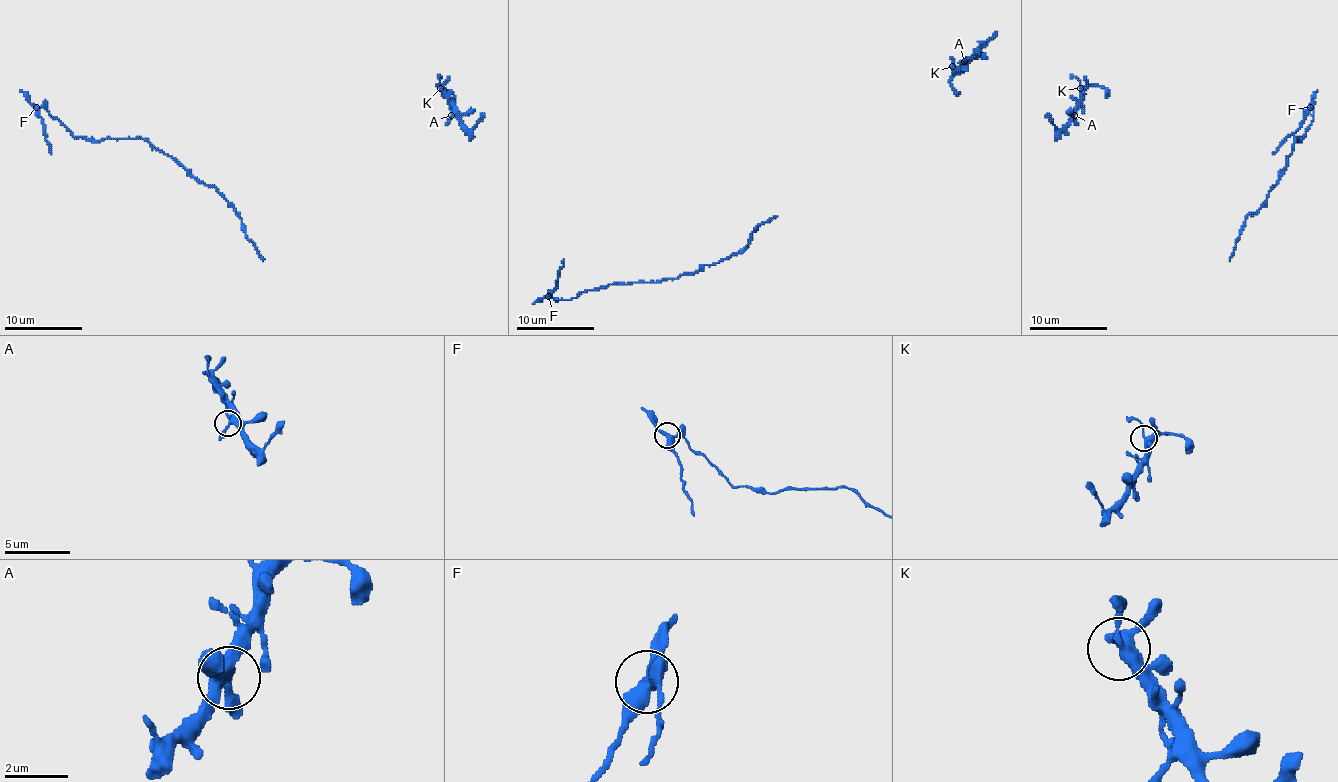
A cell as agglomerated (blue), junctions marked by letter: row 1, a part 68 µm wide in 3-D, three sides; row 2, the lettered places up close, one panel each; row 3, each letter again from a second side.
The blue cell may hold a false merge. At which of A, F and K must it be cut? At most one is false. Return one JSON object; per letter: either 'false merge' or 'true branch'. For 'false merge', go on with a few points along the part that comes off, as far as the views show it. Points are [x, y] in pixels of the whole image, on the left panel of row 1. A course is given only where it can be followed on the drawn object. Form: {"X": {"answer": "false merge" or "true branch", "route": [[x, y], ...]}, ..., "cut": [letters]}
{"A": {"answer": "true branch"}, "F": {"answer": "false merge", "route": [[35, 107], [51, 154]]}, "K": {"answer": "true branch"}, "cut": ["F"]}

